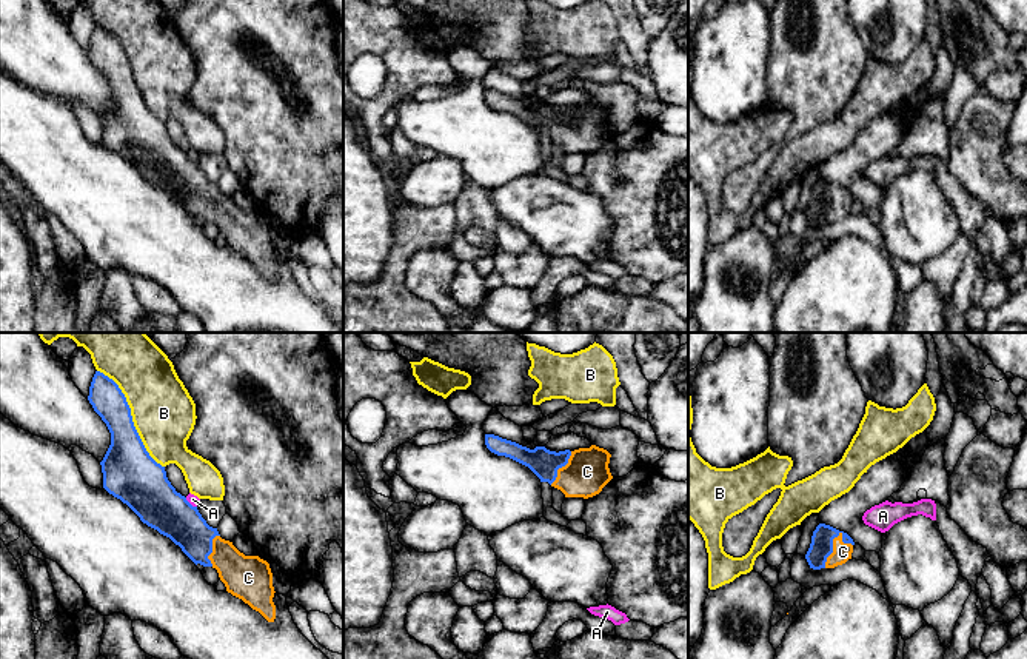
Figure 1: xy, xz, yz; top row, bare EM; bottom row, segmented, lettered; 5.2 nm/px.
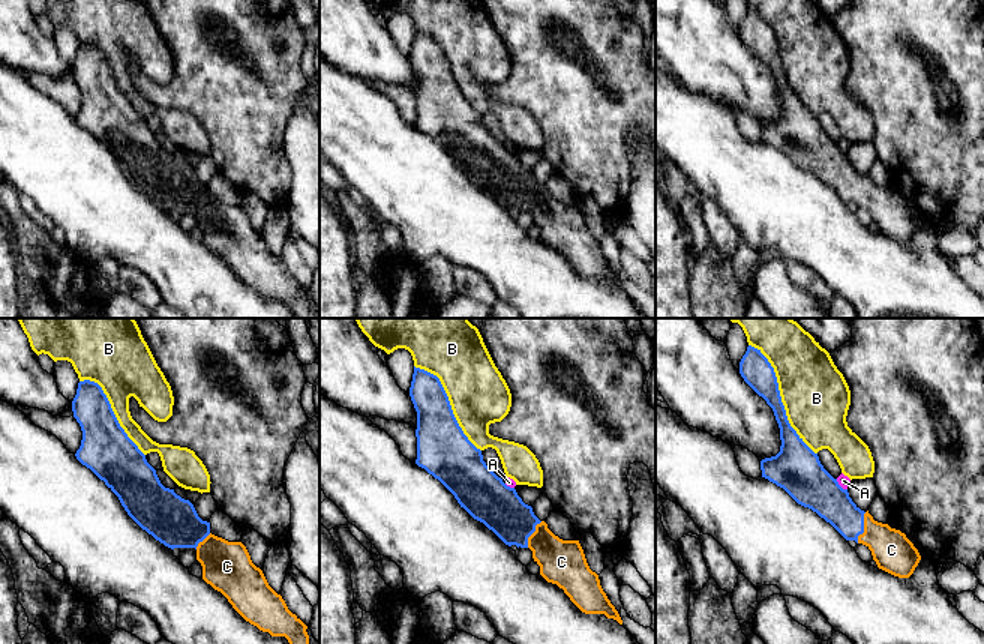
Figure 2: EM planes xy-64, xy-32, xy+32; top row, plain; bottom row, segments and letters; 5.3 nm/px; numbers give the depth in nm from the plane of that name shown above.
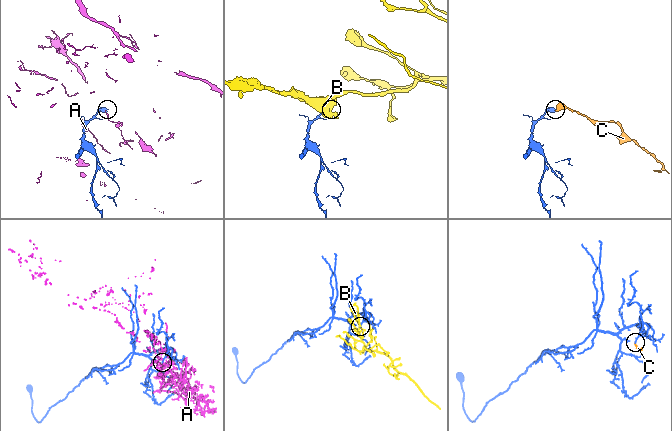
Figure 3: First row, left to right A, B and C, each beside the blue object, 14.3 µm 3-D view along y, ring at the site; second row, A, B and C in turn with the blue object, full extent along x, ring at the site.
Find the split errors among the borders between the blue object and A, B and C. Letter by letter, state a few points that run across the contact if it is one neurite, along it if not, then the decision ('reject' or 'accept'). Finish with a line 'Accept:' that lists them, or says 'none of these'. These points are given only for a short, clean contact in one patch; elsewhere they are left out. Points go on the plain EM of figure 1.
A: line xy (185, 153), (196, 162); reject
B: reject
C: line yz (821, 202), (832, 205), (843, 207); accept
Accept: C

